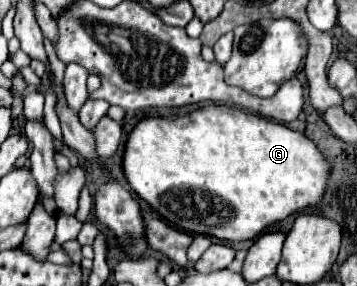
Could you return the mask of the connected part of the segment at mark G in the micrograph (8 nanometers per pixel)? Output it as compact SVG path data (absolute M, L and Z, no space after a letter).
M209 105L177 119L143 119L129 135L123 169L131 189L167 223L193 235L217 237L221 241L255 239L269 225L301 209L315 207L321 203L331 175L329 159L303 133L225 105Z

